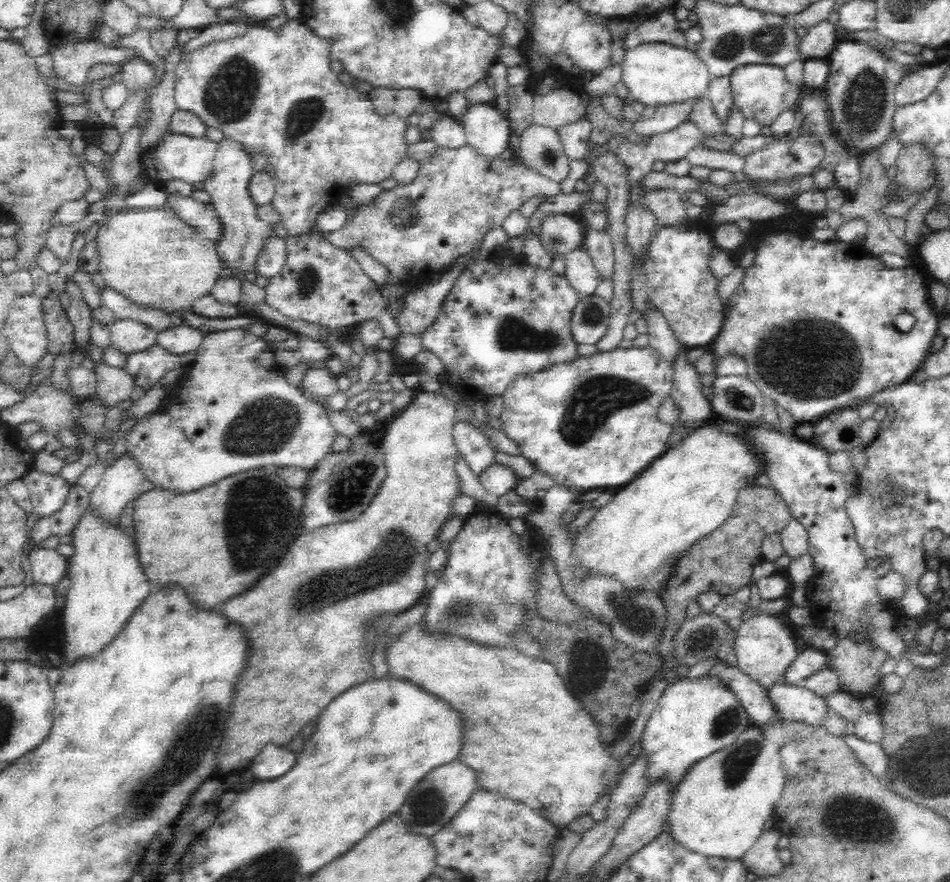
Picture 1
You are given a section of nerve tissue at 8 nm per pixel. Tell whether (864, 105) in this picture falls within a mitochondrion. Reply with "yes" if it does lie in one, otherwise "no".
yes

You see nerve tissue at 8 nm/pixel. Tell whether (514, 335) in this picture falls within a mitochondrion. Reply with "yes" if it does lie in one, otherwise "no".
yes

